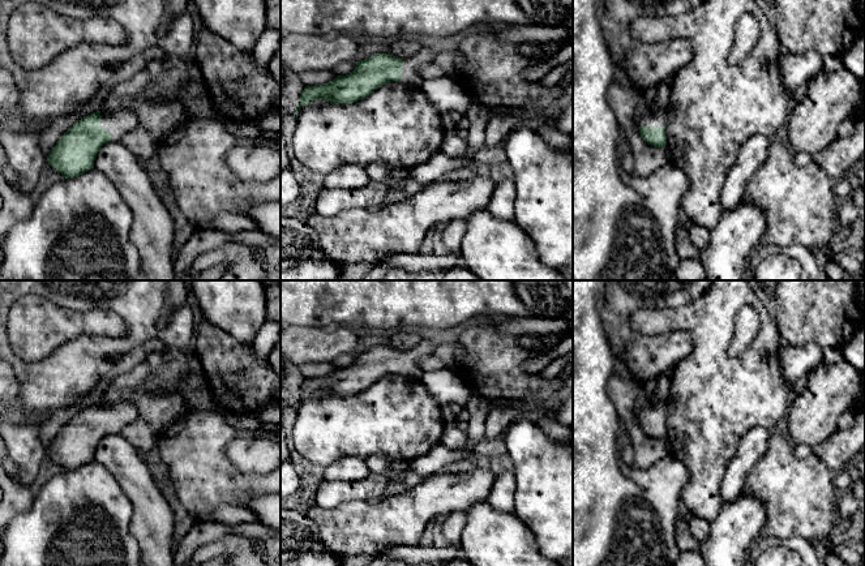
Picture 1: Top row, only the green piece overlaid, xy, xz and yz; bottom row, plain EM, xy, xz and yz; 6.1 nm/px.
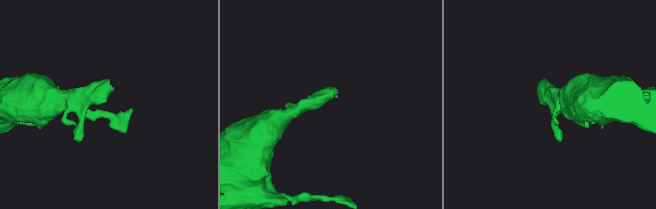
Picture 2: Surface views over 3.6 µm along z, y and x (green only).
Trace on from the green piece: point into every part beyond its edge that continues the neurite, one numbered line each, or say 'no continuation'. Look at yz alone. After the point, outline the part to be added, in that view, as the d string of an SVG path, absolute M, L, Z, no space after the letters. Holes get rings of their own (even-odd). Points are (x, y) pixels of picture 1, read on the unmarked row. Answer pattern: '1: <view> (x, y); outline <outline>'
1: yz (655, 410); outline M664 402L646 403L637 416L638 419L665 419L667 417L665 403Z

